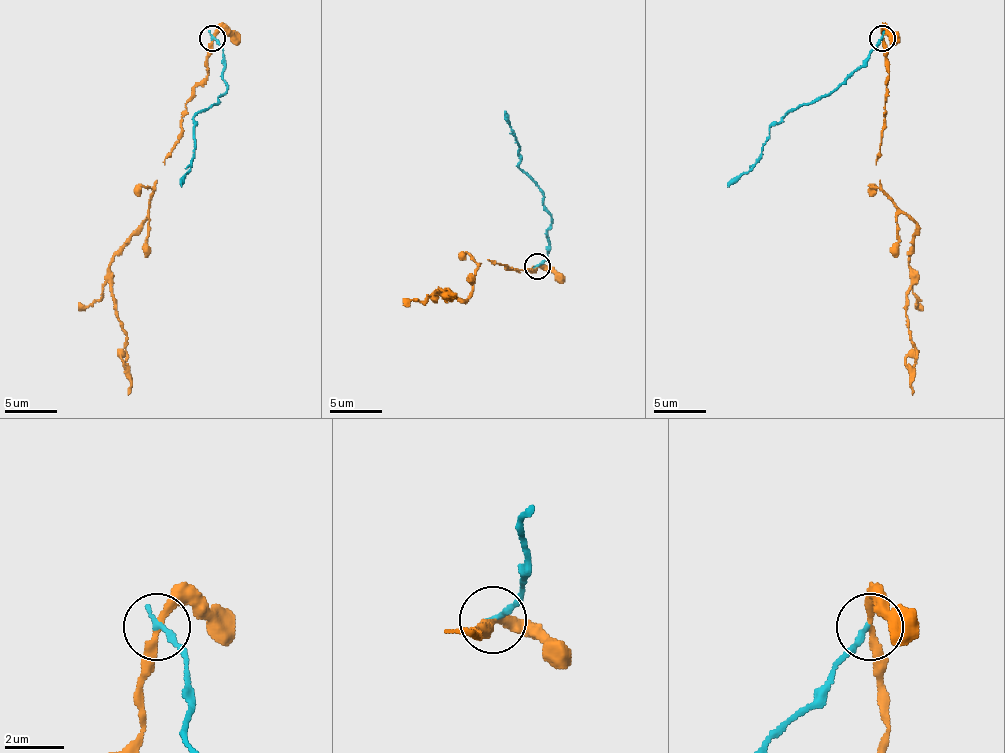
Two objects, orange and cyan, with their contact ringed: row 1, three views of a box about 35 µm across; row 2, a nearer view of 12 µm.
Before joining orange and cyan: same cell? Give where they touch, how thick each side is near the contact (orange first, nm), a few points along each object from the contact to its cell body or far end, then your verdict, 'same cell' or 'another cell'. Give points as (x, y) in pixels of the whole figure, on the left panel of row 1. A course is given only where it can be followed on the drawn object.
place (212, 38); calibres 240 and 240 nm; course orange (212, 39), (206, 75), (186, 104), (180, 138), (149, 213), (110, 265), (115, 317), (126, 335), (128, 395); course cyan (212, 39), (222, 49), (222, 80), (227, 88), (219, 96), (219, 101), (193, 117), (193, 161), (180, 187); another cell

